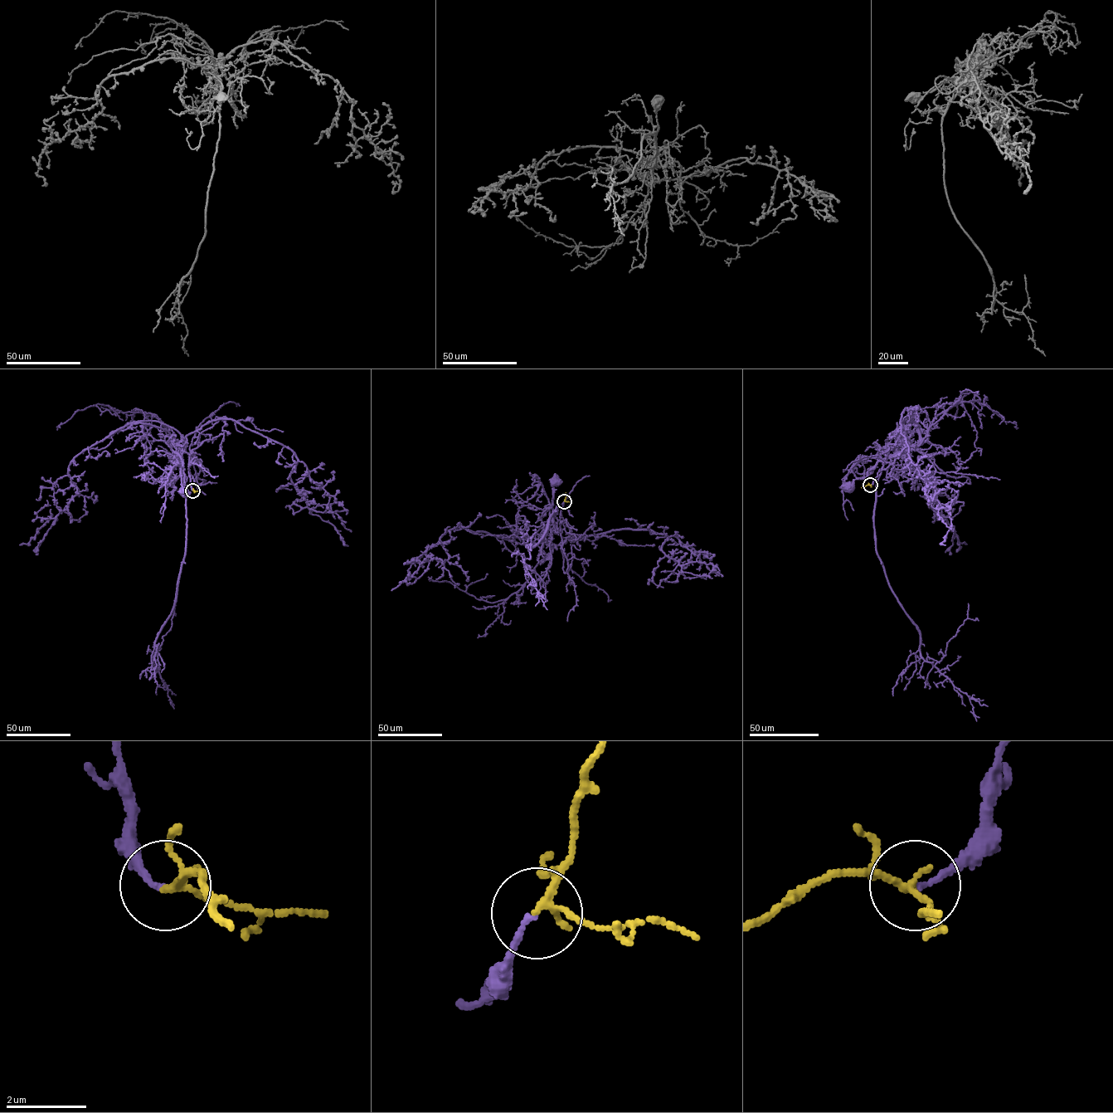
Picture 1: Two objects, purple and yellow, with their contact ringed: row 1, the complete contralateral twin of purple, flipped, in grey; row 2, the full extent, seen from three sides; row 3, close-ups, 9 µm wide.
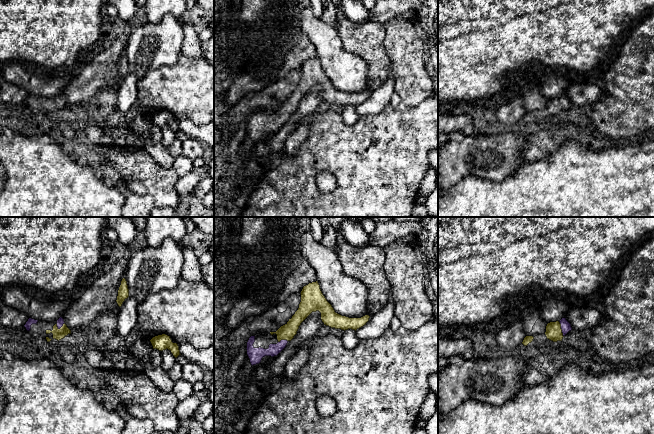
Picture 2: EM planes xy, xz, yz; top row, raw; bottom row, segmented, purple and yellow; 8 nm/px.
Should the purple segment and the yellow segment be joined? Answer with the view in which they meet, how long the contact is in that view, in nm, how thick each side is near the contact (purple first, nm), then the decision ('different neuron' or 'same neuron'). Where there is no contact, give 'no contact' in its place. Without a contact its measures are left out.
contact in yz; length 130 nm; calibres 80 and 130 nm; same neuron

